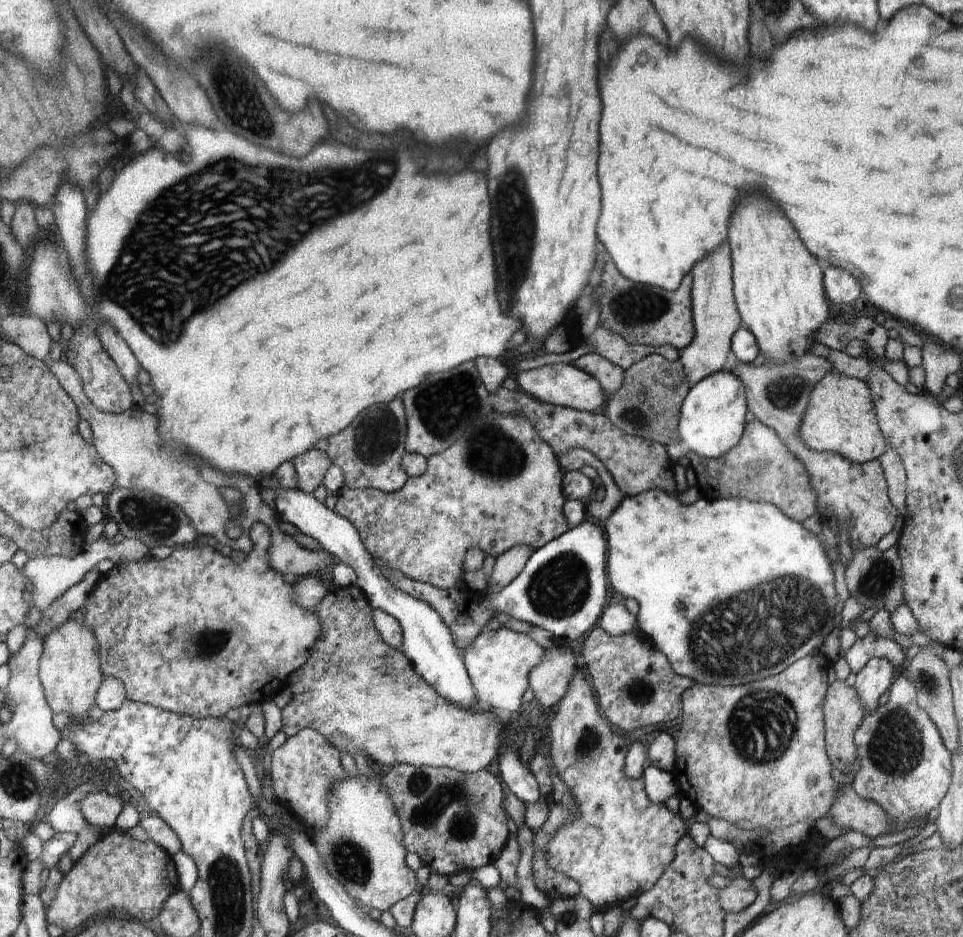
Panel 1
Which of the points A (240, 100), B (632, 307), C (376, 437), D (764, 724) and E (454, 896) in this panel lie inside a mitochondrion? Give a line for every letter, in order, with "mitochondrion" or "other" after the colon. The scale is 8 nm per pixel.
A: mitochondrion
B: mitochondrion
C: mitochondrion
D: mitochondrion
E: other

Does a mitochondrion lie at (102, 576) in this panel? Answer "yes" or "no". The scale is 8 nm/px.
no

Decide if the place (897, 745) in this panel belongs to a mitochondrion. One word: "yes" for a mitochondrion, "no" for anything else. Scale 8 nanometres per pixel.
yes

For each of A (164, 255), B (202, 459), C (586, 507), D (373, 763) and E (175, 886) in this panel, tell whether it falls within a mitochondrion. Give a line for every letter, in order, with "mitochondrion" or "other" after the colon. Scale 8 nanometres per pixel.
A: mitochondrion
B: other
C: other
D: other
E: other

